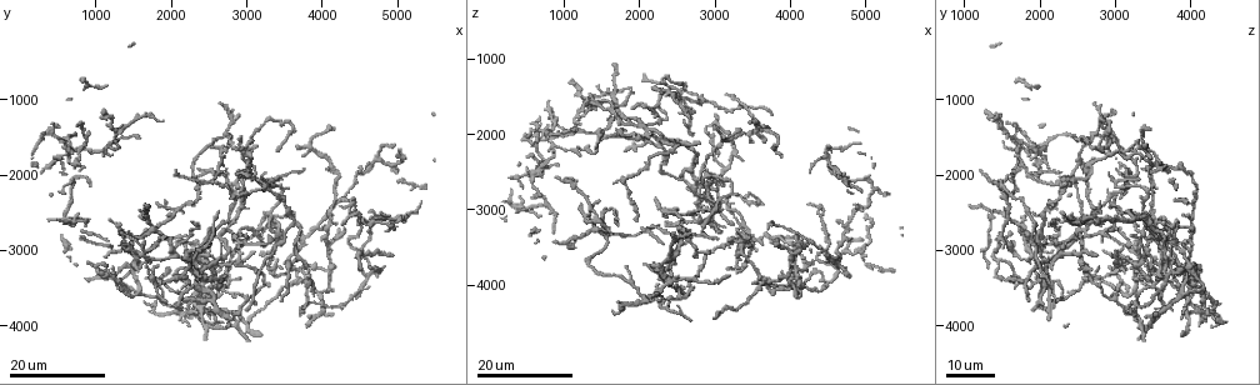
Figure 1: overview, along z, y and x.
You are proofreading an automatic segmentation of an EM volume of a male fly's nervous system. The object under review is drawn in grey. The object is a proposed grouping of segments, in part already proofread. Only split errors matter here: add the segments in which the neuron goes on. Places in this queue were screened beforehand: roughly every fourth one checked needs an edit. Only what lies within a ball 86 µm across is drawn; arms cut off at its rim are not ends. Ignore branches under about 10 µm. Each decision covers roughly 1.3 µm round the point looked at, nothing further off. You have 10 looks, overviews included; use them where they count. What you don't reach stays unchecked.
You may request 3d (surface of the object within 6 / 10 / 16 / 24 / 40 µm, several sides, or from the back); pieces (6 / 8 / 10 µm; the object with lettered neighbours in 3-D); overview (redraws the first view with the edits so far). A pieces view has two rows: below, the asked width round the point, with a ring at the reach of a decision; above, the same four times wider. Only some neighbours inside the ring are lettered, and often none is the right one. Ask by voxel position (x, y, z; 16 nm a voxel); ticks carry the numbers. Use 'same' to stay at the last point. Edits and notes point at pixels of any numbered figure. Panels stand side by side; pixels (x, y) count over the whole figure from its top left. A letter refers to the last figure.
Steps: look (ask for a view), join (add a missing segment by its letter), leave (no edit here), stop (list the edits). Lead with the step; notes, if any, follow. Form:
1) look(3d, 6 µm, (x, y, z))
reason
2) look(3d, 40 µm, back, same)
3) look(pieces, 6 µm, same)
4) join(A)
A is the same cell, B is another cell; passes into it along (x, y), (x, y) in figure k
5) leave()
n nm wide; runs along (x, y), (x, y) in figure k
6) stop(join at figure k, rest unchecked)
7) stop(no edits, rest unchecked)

look(3d, 16 µm, (3300, 3450, 2800))
thick end

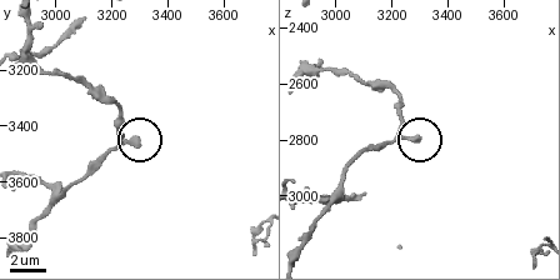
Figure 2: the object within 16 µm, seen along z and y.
look(pieces, 6 µm, (3290, 3450, 2800))
see the neighbours

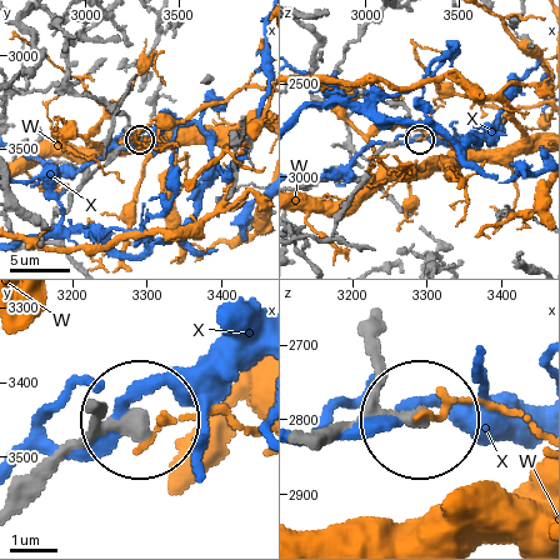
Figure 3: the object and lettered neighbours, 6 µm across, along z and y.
leave()
350 nm wide; W and X are other cells; runs along (29, 491), (89, 439), (133, 424) in figure 3; none of them fits

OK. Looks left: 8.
look(3d, 16 µm, (4400, 2350, 3950))
branch stops here

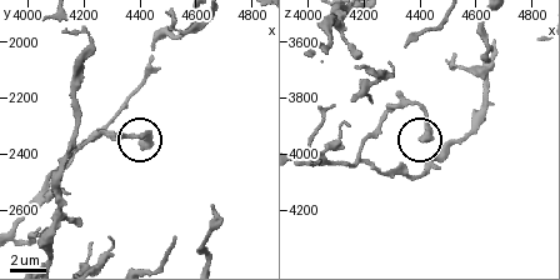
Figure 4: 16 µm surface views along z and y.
look(pieces, 10 µm, same)

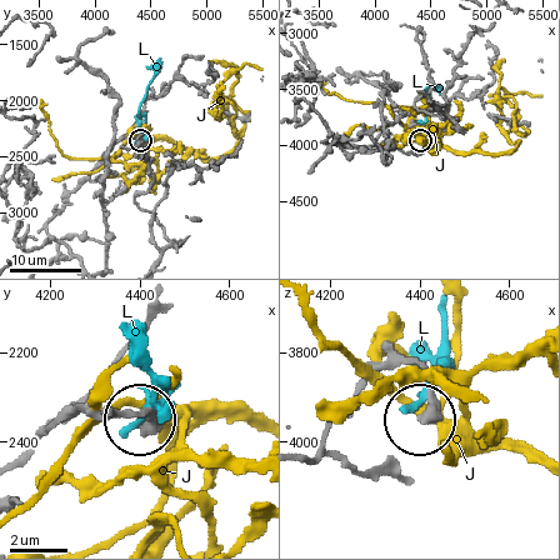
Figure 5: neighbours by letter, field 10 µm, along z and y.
leave()
J and L are other cells; no lettered segment goes on from it

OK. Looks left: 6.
look(3d, 16 µm, (2300, 2900, 3950))
end of a long branch

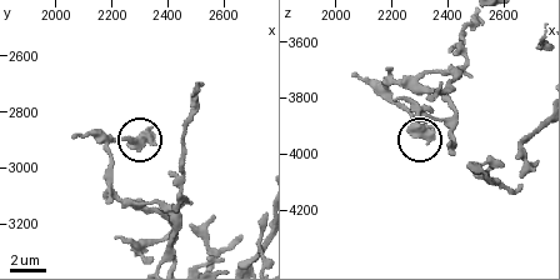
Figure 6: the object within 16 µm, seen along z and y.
look(pieces, 6 µm, same)
what lies round it

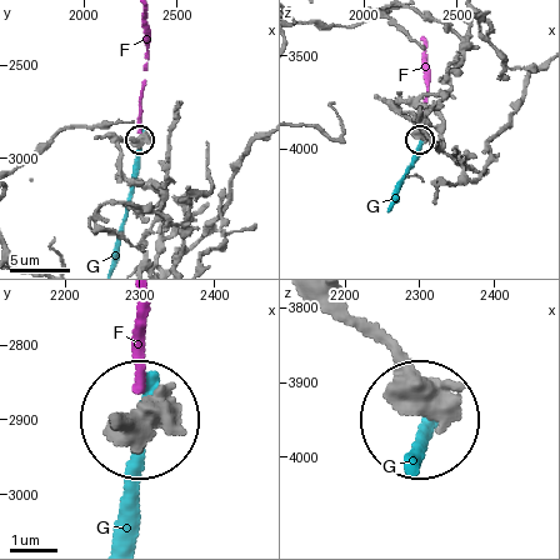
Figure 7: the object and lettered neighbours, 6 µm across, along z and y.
leave()
340 nm wide; F and G are other cells; none of them fits

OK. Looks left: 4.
look(3d, 24 µm, (1800, 2400, 2200))
thin end

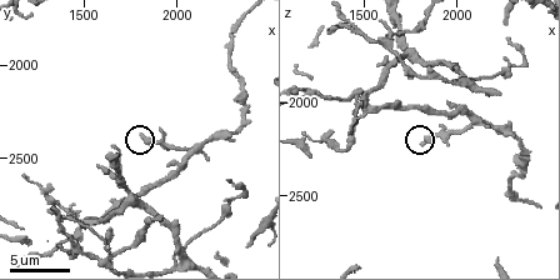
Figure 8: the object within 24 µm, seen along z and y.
look(pieces, 8 µm, (1820, 2360, 2240))

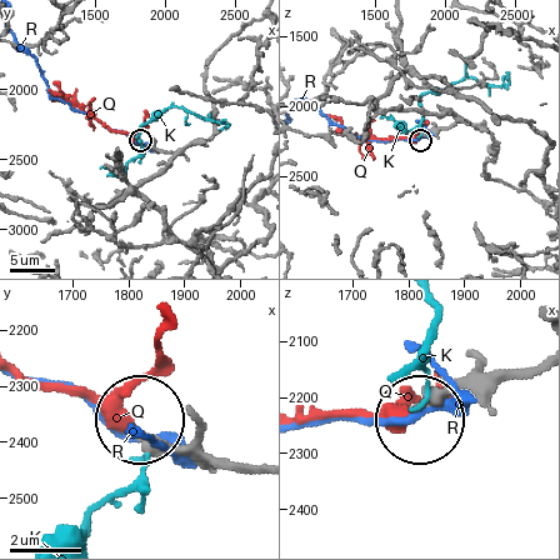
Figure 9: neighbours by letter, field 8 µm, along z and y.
join(Q)
Q is the same cell, K and R are other cells; passes into it along (223, 465), (145, 445), (91, 396), (20, 381) in figure 9; it goes on there

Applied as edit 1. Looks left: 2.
stop(join at figure 9, rest unchecked)

